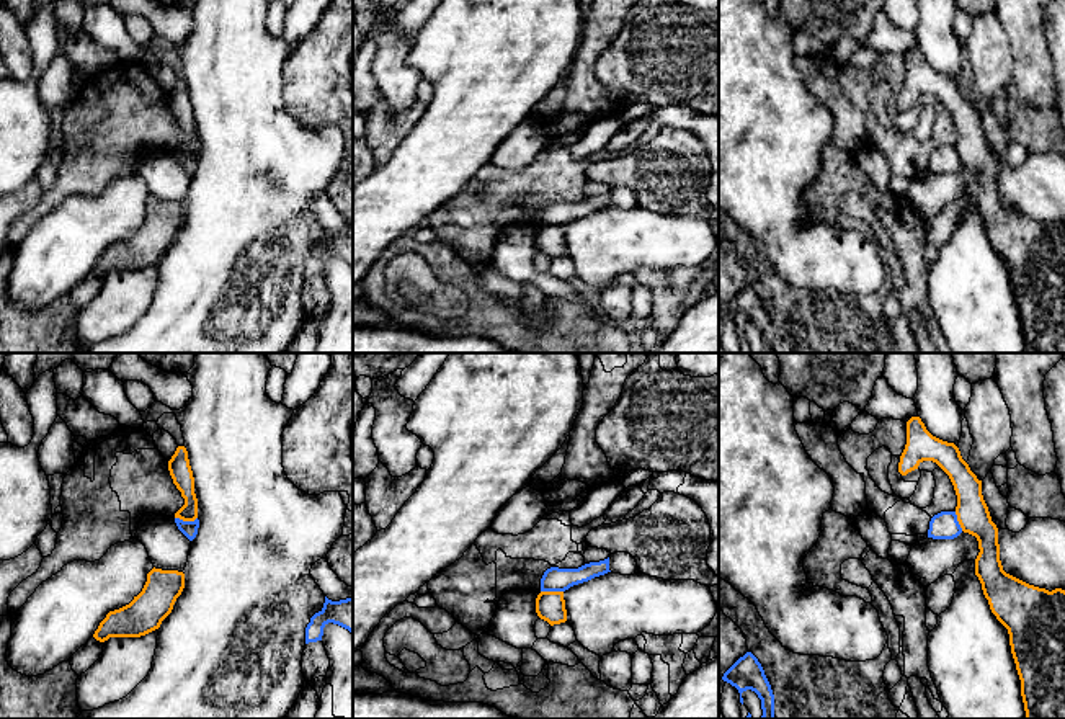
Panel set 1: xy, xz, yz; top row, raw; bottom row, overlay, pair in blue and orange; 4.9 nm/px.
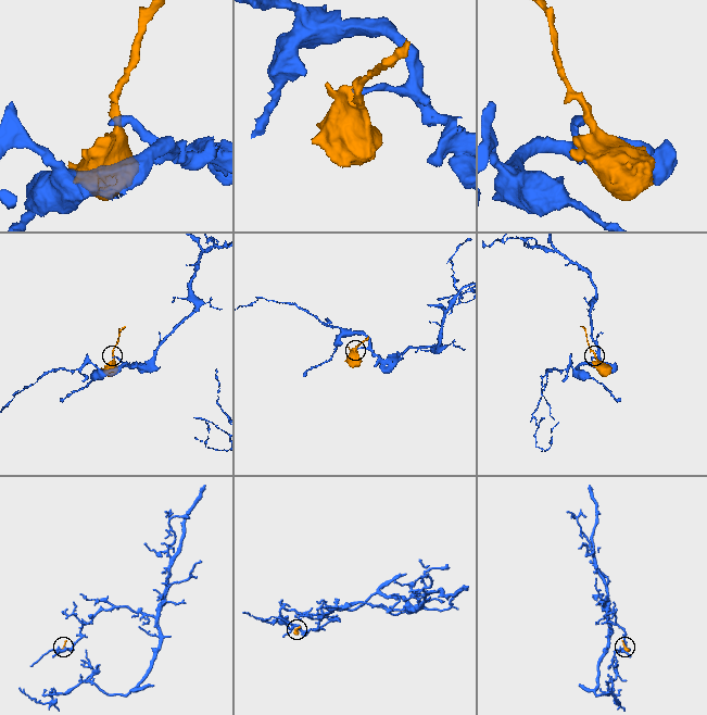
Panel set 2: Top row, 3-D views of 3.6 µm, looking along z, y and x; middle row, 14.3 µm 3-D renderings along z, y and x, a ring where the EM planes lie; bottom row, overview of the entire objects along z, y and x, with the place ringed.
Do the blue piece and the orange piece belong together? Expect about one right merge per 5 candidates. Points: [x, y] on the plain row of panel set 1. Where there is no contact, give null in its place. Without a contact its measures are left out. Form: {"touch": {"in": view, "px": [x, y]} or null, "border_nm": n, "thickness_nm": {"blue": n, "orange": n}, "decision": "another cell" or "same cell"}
{"touch": {"in": "xy", "px": [187, 156]}, "border_nm": 110, "thickness_nm": {"blue": 80, "orange": 110}, "decision": "another cell"}

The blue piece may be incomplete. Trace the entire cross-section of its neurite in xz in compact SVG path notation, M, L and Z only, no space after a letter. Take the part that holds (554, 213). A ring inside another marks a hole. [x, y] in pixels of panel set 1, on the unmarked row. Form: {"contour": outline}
{"contour": "M609 191L599 196L590 196L578 203L550 201L541 212L541 226L565 226L573 219L604 209L609 204Z"}

